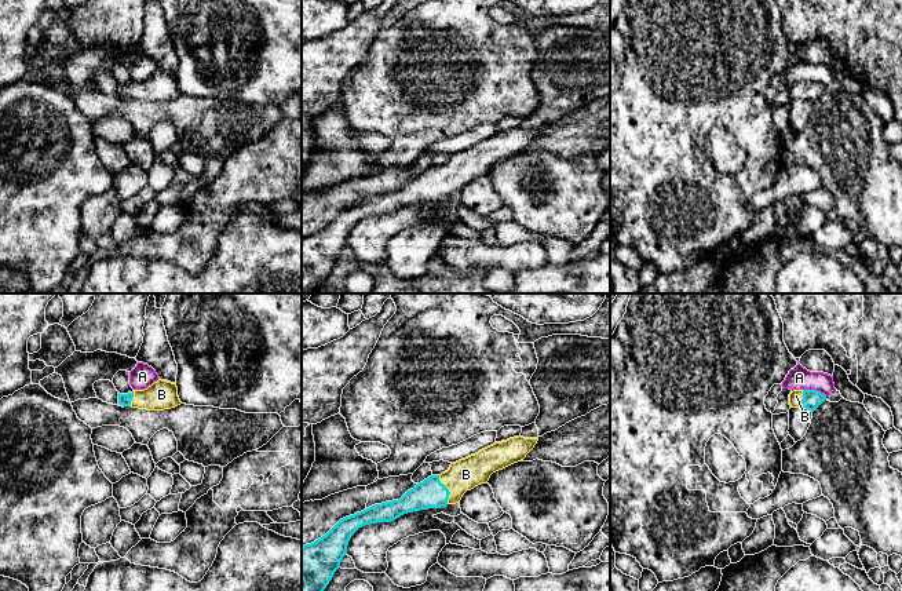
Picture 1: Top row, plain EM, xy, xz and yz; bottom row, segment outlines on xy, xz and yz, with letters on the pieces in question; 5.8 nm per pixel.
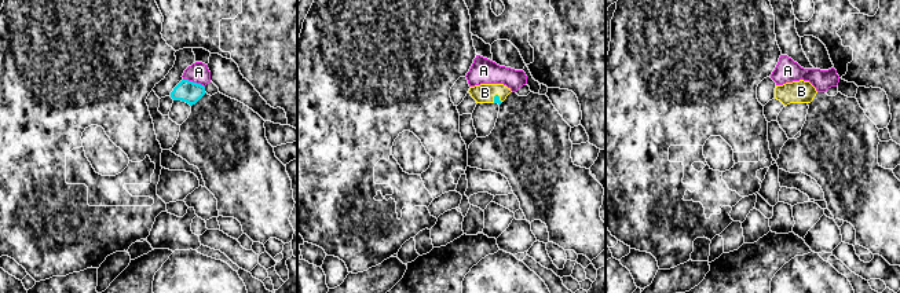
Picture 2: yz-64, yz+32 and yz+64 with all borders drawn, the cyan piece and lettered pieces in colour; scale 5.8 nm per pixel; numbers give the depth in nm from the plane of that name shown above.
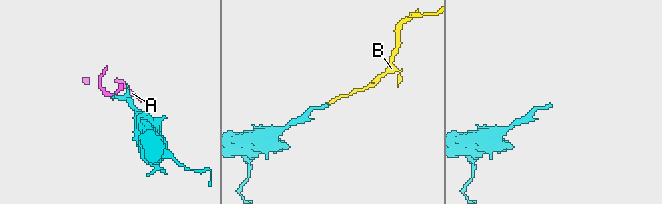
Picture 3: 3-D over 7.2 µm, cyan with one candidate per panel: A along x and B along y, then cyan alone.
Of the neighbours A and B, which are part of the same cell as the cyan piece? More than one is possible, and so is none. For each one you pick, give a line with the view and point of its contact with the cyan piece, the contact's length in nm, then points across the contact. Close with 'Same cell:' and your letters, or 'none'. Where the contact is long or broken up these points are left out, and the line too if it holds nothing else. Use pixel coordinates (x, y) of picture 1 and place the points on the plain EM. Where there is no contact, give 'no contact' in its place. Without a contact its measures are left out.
B: contact xz (448, 181); length 180 nm
Same cell: B

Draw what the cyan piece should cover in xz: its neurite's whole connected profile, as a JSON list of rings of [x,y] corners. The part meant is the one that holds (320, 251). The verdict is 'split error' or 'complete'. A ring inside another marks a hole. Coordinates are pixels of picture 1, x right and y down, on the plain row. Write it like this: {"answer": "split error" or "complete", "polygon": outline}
{"answer": "split error", "polygon": [[[514,128],[452,154],[441,167],[431,167],[399,191],[375,196],[340,211],[325,227],[302,238],[302,291],[324,284],[340,259],[351,227],[362,218],[391,214],[403,205],[460,194],[467,182],[487,175],[490,167],[526,149],[538,129]]]}

